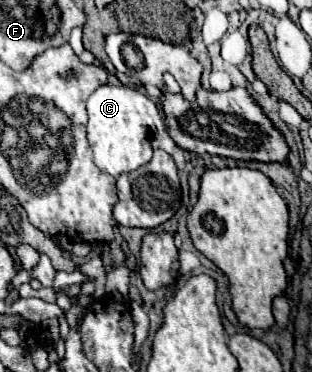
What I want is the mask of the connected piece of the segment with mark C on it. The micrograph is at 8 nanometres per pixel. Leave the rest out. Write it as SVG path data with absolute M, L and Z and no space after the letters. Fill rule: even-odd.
M99 86L87 100L87 112L87 140L91 144L95 164L111 176L119 176L147 164L153 150L159 148L159 142L165 136L165 124L155 102L129 86Z

